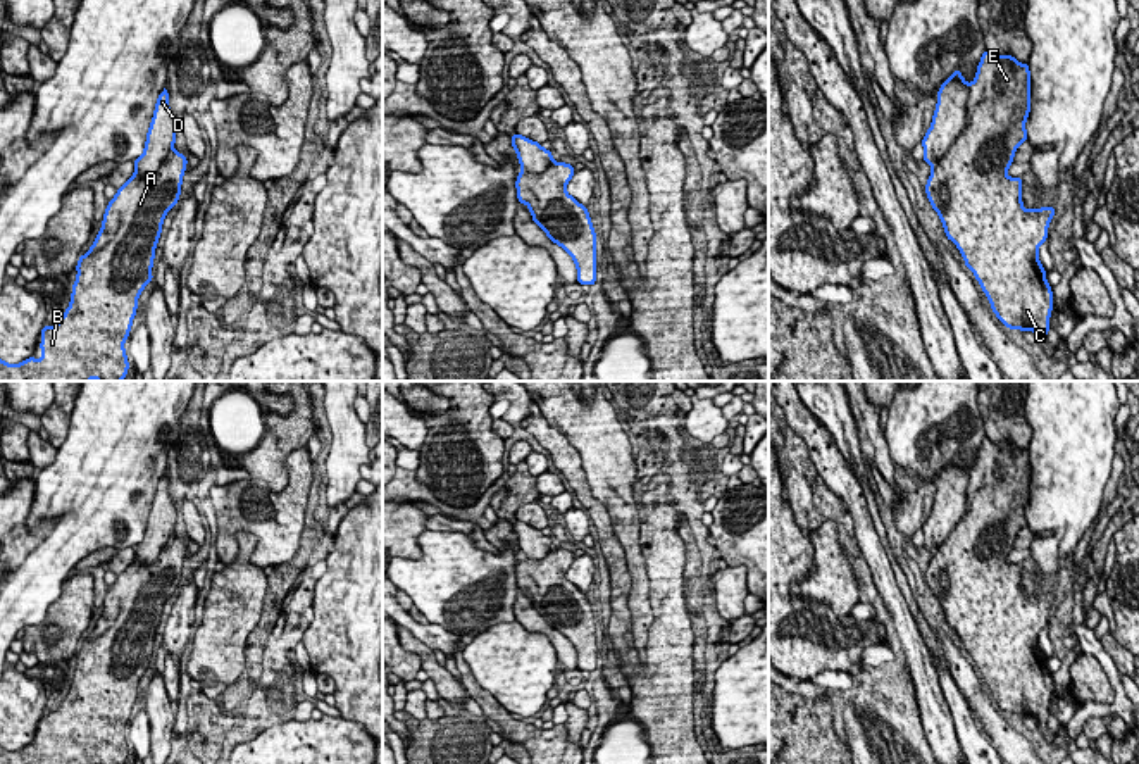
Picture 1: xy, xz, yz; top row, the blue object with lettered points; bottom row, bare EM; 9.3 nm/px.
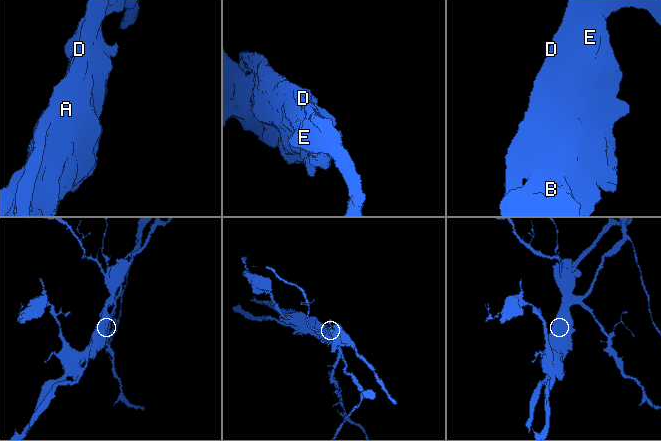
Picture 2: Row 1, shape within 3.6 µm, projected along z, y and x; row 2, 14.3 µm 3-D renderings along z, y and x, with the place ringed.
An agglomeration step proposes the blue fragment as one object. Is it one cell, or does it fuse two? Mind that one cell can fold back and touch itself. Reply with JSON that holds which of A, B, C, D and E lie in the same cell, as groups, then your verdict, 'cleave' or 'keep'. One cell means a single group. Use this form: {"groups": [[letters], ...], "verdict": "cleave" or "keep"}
{"groups": [["A", "B", "C", "E"], ["D"]], "verdict": "cleave"}

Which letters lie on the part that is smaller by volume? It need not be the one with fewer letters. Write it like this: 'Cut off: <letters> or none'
Cut off: D

